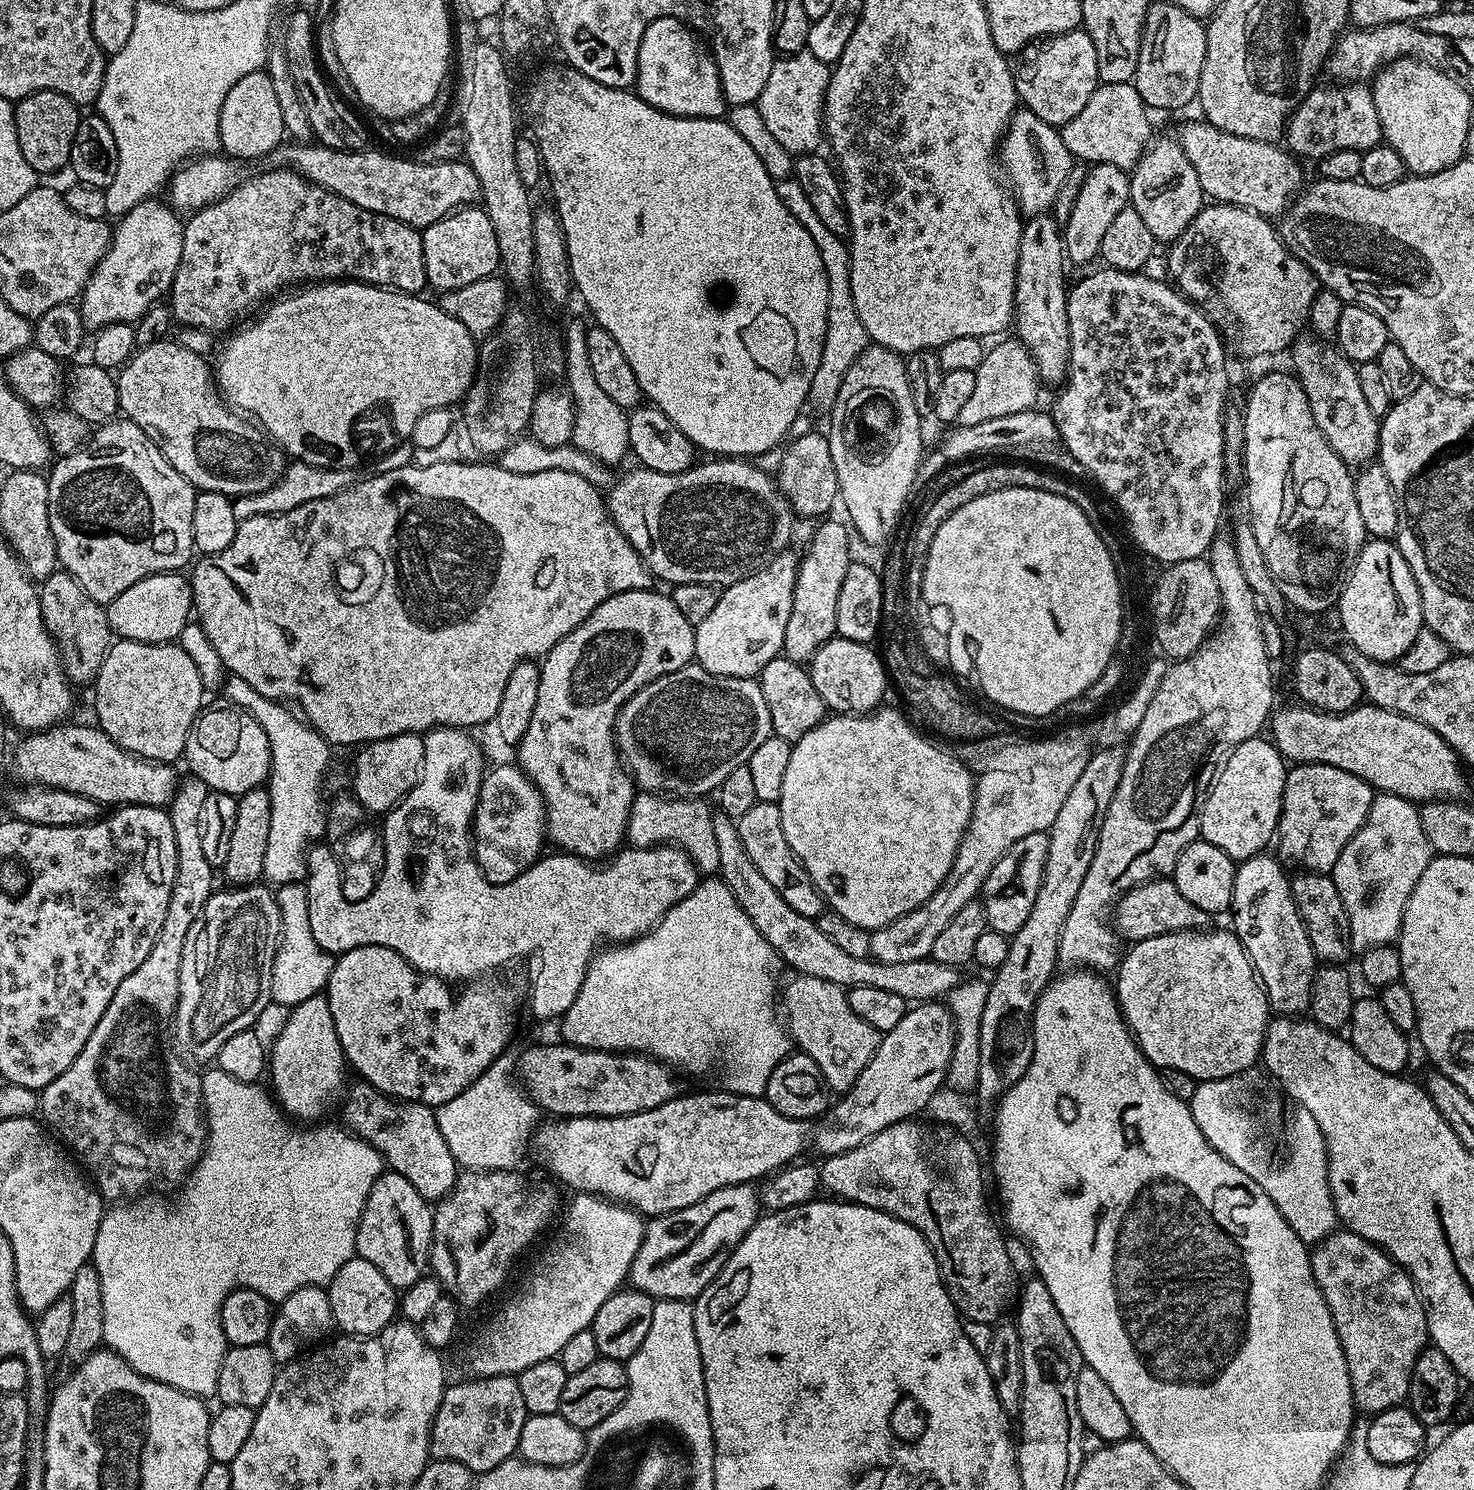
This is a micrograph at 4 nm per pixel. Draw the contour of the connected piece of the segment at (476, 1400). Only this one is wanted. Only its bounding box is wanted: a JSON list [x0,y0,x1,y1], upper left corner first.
[428,1376,529,1474]

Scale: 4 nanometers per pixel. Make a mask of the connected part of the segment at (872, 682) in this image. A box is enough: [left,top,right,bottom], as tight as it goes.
[807,635,890,716]

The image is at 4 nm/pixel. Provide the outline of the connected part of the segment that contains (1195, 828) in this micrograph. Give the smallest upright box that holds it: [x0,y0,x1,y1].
[1058,531,1274,974]

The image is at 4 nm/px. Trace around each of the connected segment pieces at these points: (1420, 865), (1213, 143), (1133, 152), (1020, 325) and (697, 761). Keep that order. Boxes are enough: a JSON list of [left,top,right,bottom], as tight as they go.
[[1330,792,1433,949],[1178,118,1305,218],[1059,83,1153,170],[1014,215,1070,385],[614,662,772,798]]

